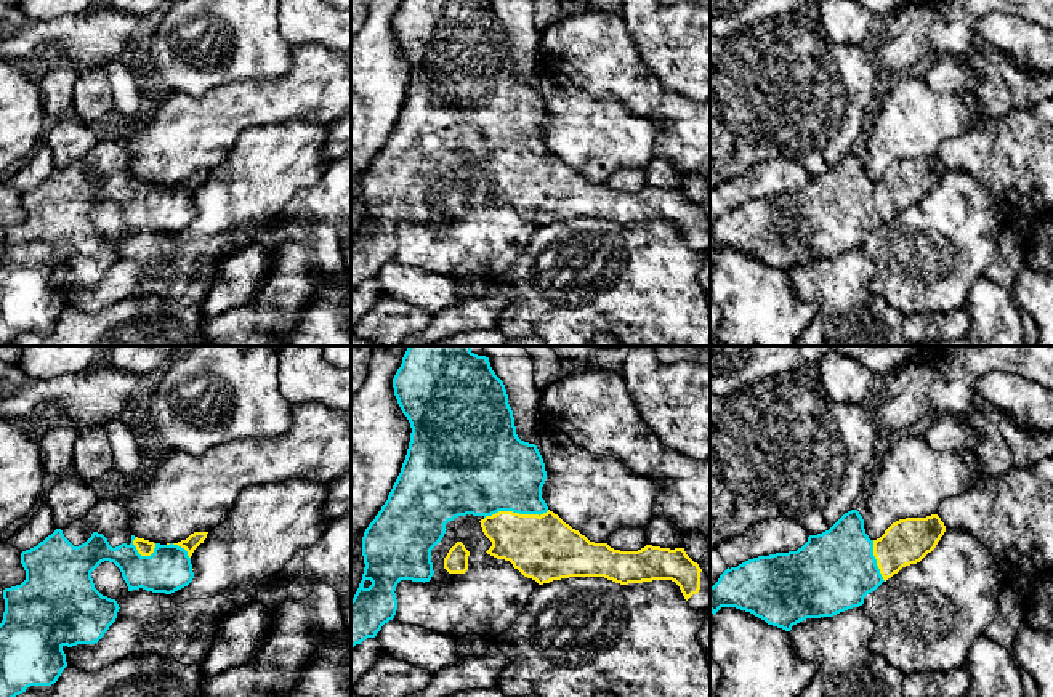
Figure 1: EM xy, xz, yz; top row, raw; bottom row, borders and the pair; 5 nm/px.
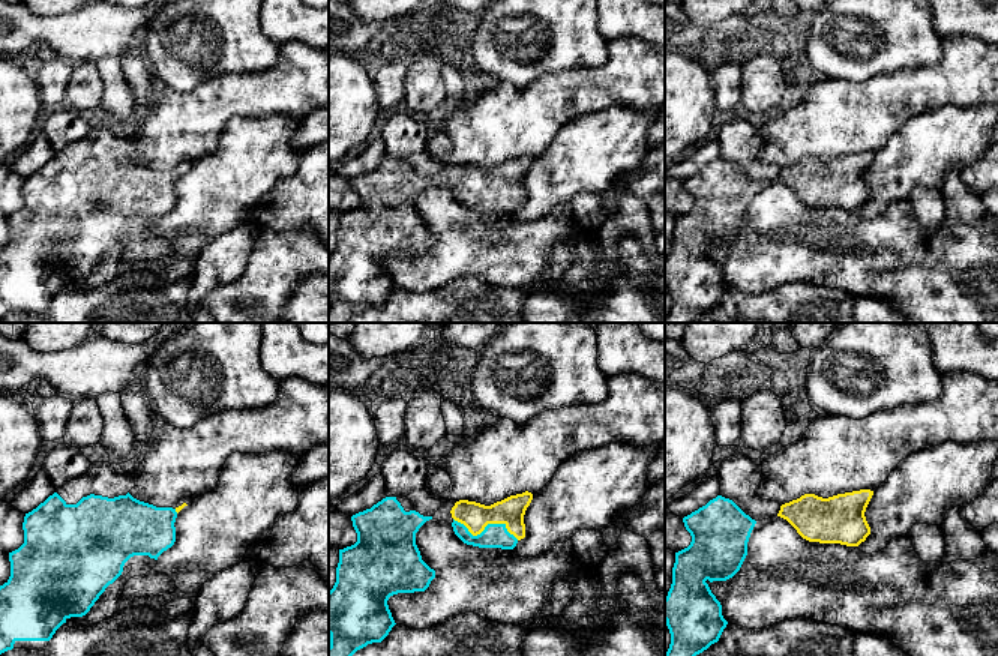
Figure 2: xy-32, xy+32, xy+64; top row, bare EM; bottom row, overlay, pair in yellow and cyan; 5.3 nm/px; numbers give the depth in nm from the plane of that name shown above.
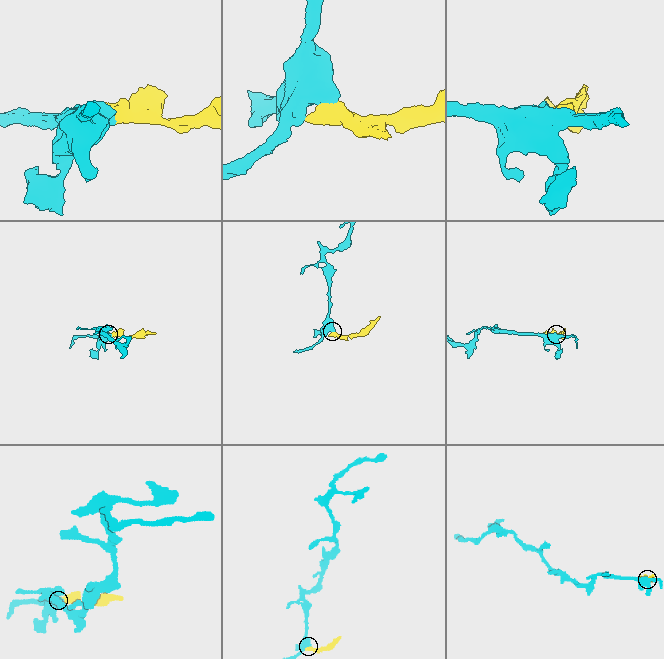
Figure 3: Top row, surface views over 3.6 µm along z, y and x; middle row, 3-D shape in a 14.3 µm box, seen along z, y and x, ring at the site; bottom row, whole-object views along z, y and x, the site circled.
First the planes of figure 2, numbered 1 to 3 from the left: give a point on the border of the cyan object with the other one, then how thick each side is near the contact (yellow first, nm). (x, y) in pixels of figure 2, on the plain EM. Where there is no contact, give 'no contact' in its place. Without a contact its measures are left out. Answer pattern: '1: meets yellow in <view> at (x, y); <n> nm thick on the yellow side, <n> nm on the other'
1: meets yellow in xy-32 at (176, 174); 30 nm thick on the yellow side, 300 nm on the other
2: meets yellow in xy+32 at (486, 188); 150 nm thick on the yellow side, 130 nm on the other
3: no contact

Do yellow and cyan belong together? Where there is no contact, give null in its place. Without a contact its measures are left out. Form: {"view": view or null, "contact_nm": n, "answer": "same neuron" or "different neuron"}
{"view": "xz", "contact_nm": 340, "answer": "same neuron"}

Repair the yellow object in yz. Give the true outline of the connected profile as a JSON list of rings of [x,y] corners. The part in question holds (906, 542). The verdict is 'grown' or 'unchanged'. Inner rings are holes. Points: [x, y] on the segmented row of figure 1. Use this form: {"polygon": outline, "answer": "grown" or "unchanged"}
{"polygon": [[[851,510],[829,530],[809,535],[797,551],[758,556],[728,567],[710,586],[710,612],[715,615],[721,607],[736,607],[785,631],[806,618],[833,617],[862,606],[869,593],[902,567],[920,562],[936,548],[944,532],[941,518],[931,514],[899,519],[880,538],[870,540],[862,516]]], "answer": "grown"}

